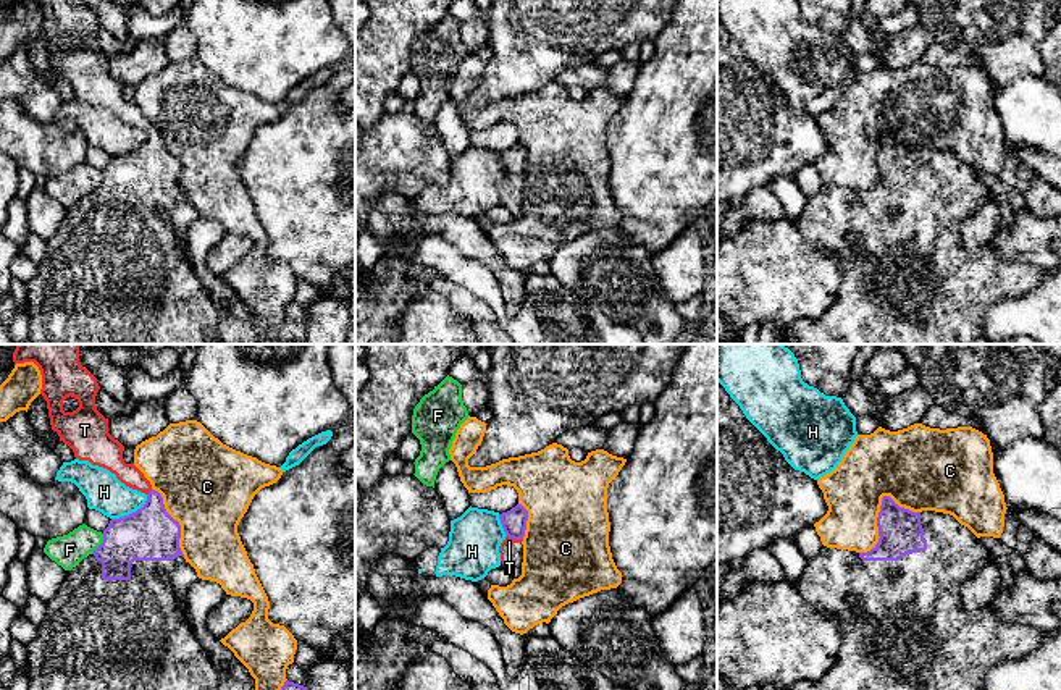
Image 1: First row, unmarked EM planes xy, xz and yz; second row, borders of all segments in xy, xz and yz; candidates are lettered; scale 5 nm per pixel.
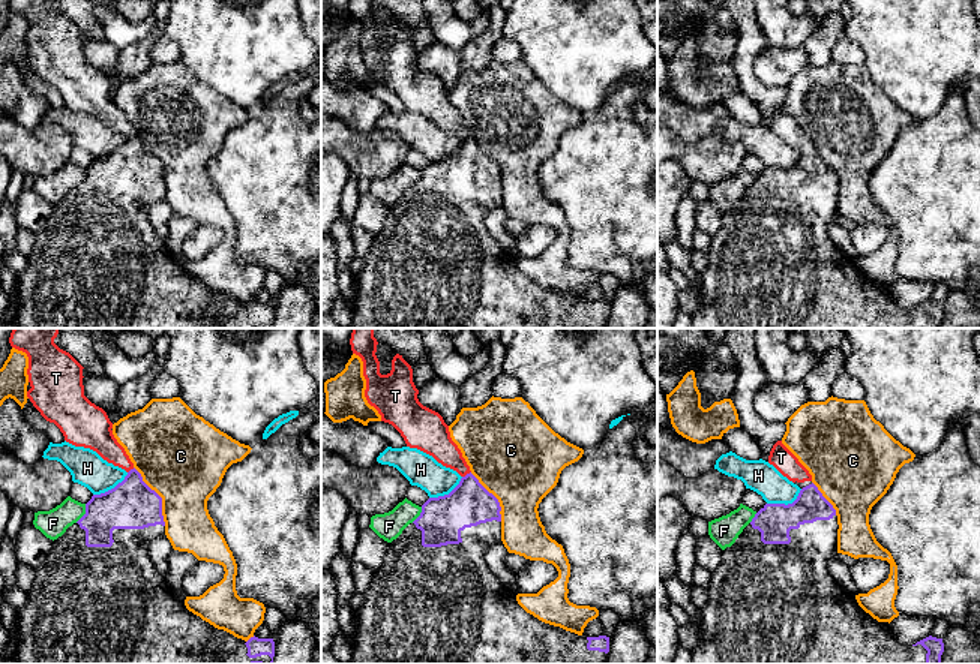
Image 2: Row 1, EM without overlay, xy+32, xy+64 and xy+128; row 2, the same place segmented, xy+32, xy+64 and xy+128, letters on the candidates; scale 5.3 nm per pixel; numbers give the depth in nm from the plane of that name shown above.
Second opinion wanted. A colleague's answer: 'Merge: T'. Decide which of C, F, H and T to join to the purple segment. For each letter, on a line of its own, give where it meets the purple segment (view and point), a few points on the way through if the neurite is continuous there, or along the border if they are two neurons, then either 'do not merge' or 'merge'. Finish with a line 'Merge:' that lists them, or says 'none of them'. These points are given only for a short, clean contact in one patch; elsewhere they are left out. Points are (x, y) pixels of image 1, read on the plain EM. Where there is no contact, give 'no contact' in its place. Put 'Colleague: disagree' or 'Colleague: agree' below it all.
C: yz (880, 149) | do not merge
F: xy (102, 181) | do not merge
H: xy (133, 151) | do not merge
T: xy (149, 130) | across xy (150, 172), (149, 130), (112, 97) | merge
Merge: T
Colleague: agree

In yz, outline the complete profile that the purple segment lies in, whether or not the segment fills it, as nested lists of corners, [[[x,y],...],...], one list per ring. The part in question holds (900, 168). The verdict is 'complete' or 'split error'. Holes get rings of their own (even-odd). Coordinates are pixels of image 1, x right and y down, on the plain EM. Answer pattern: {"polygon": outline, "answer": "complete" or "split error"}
{"polygon": [[[890,134],[882,136],[877,155],[879,181],[867,191],[824,184],[809,197],[796,225],[822,254],[837,254],[841,283],[835,302],[817,320],[801,318],[778,336],[790,344],[996,344],[983,333],[987,310],[1001,299],[1021,297],[1042,283],[1042,270],[1030,263],[1006,262],[987,242],[966,249],[961,225],[992,192],[967,165],[953,154],[900,145]],[[856,234],[864,249],[858,255],[848,239]]], "answer": "split error"}

